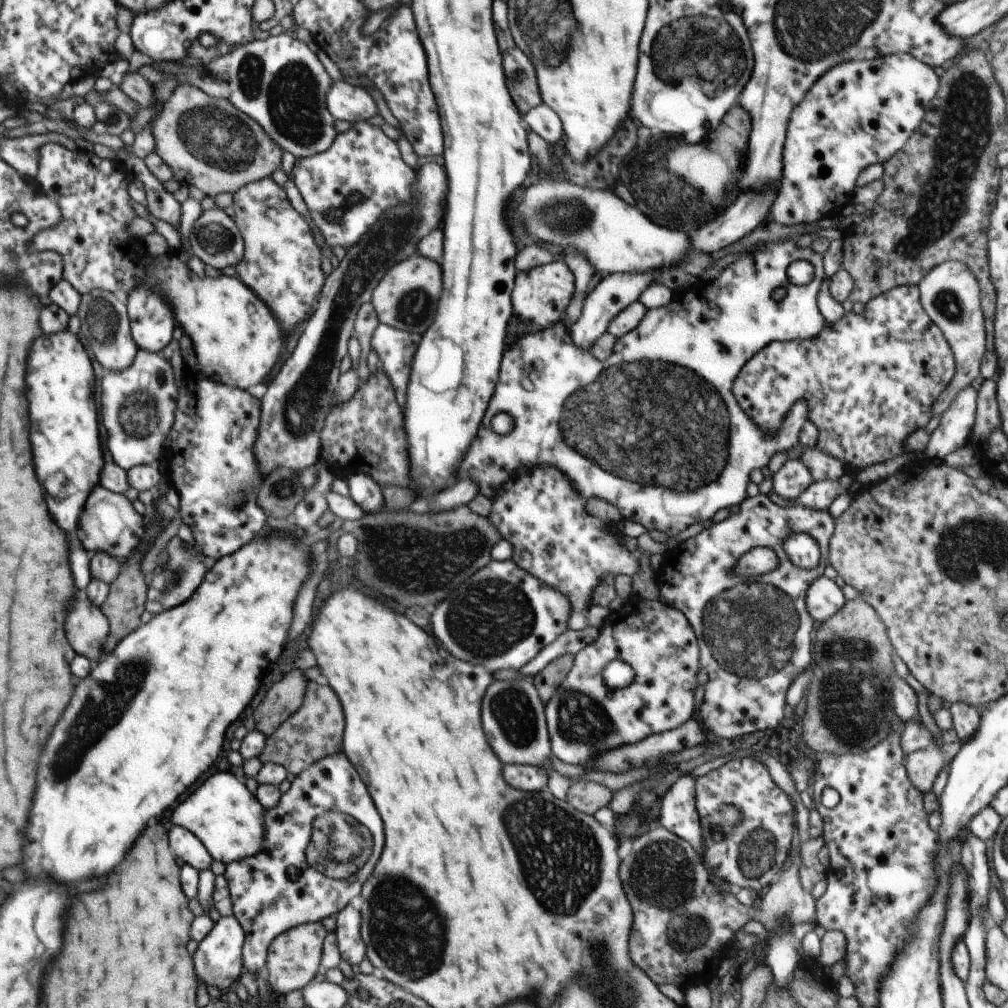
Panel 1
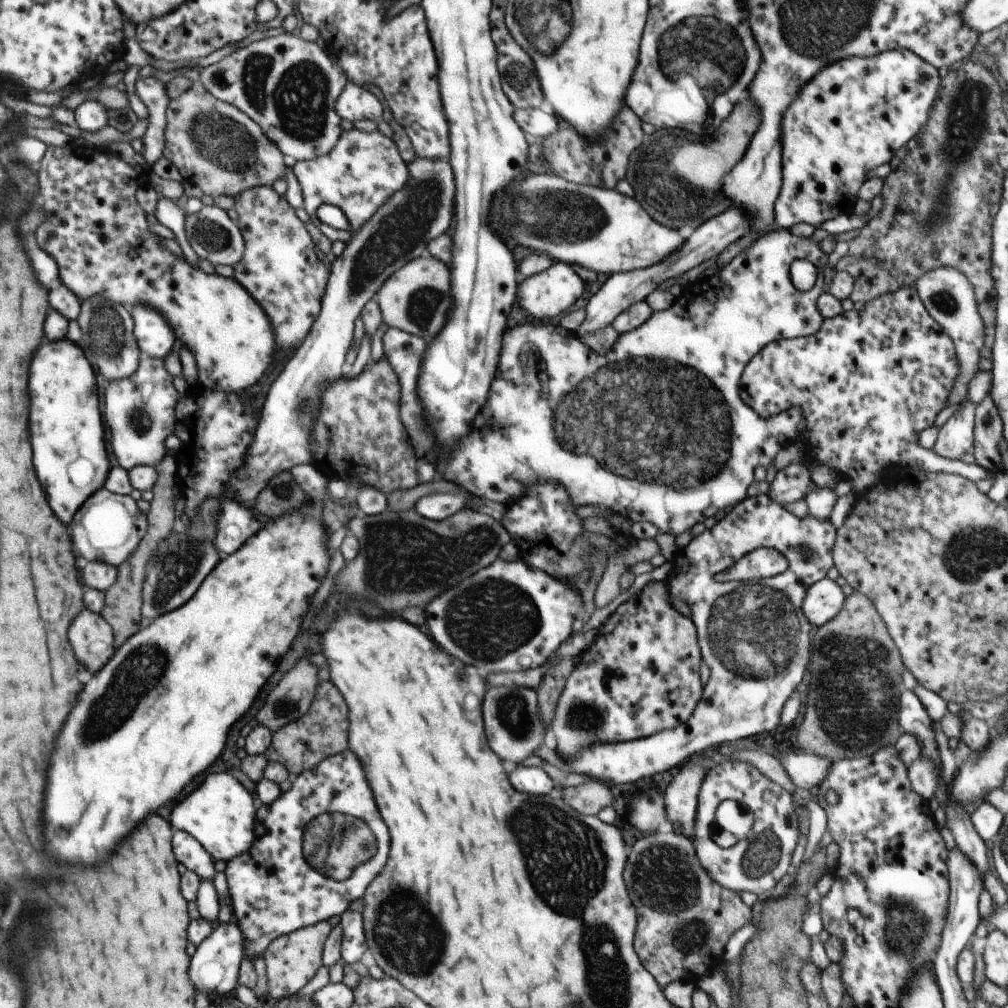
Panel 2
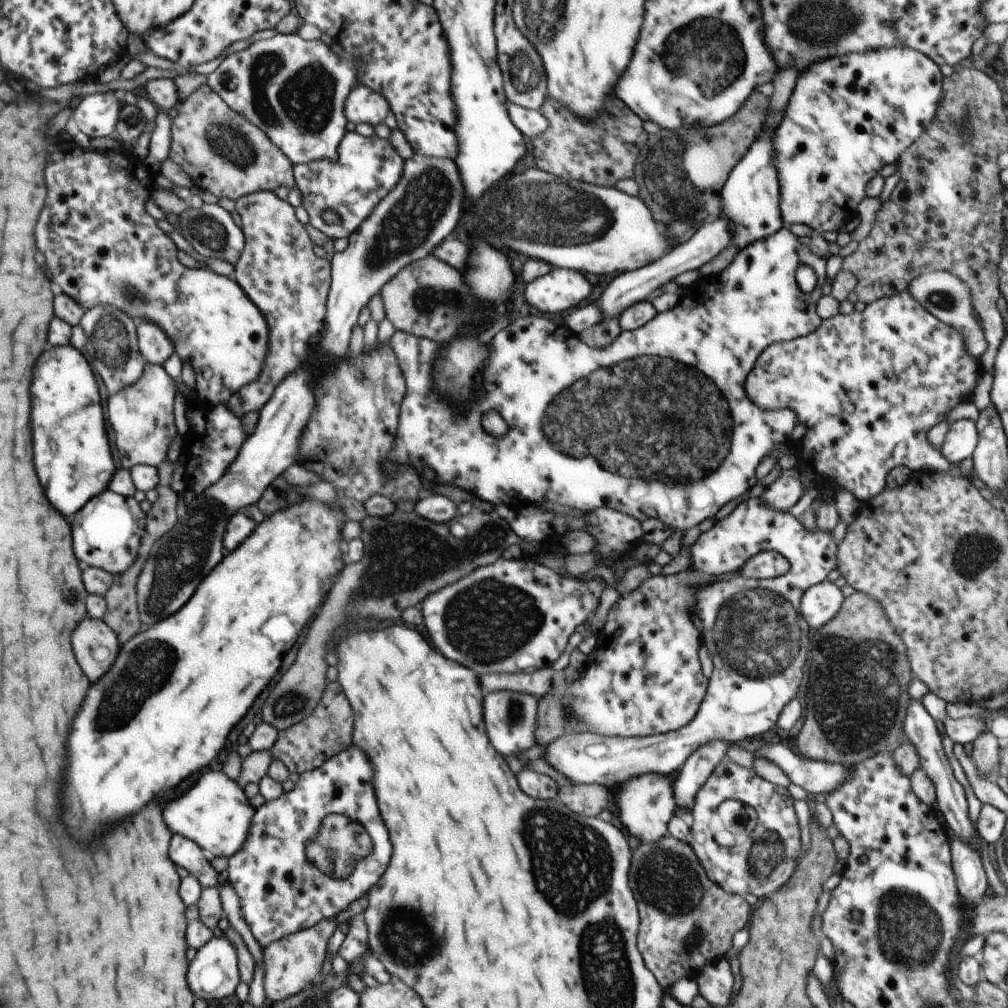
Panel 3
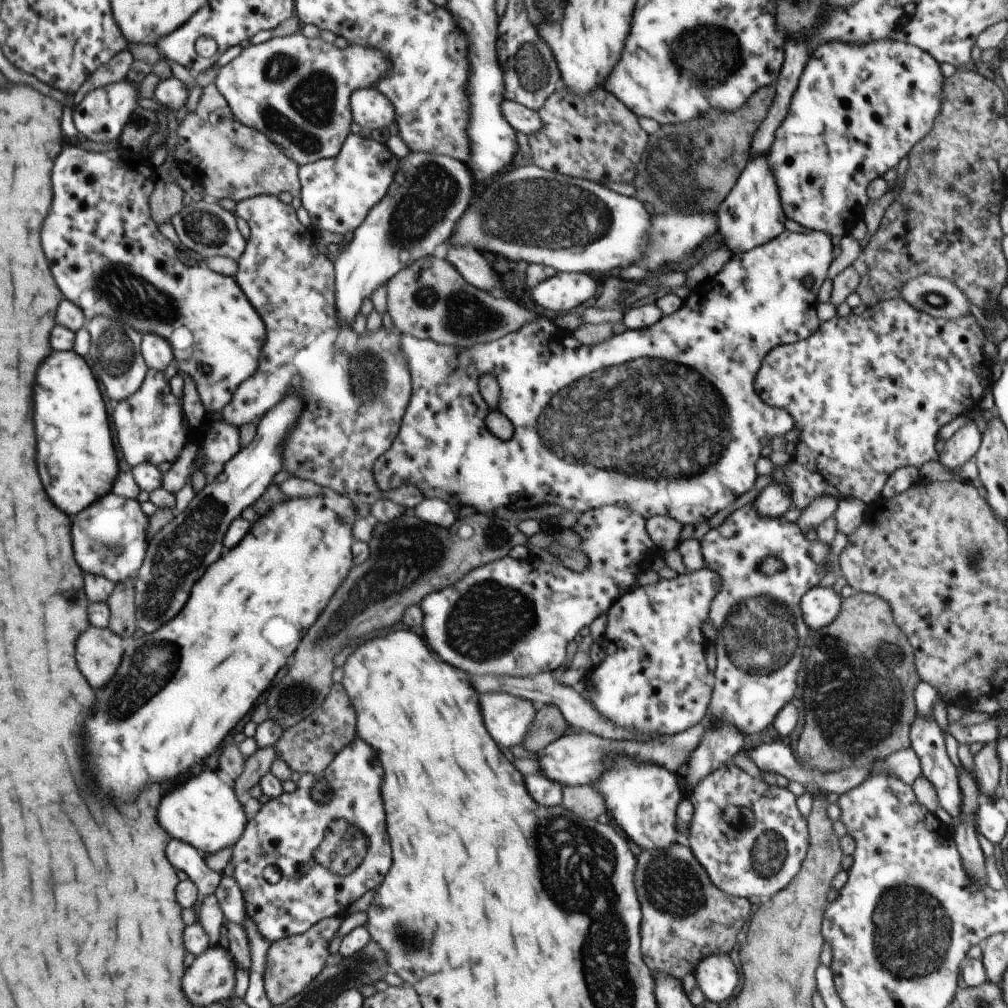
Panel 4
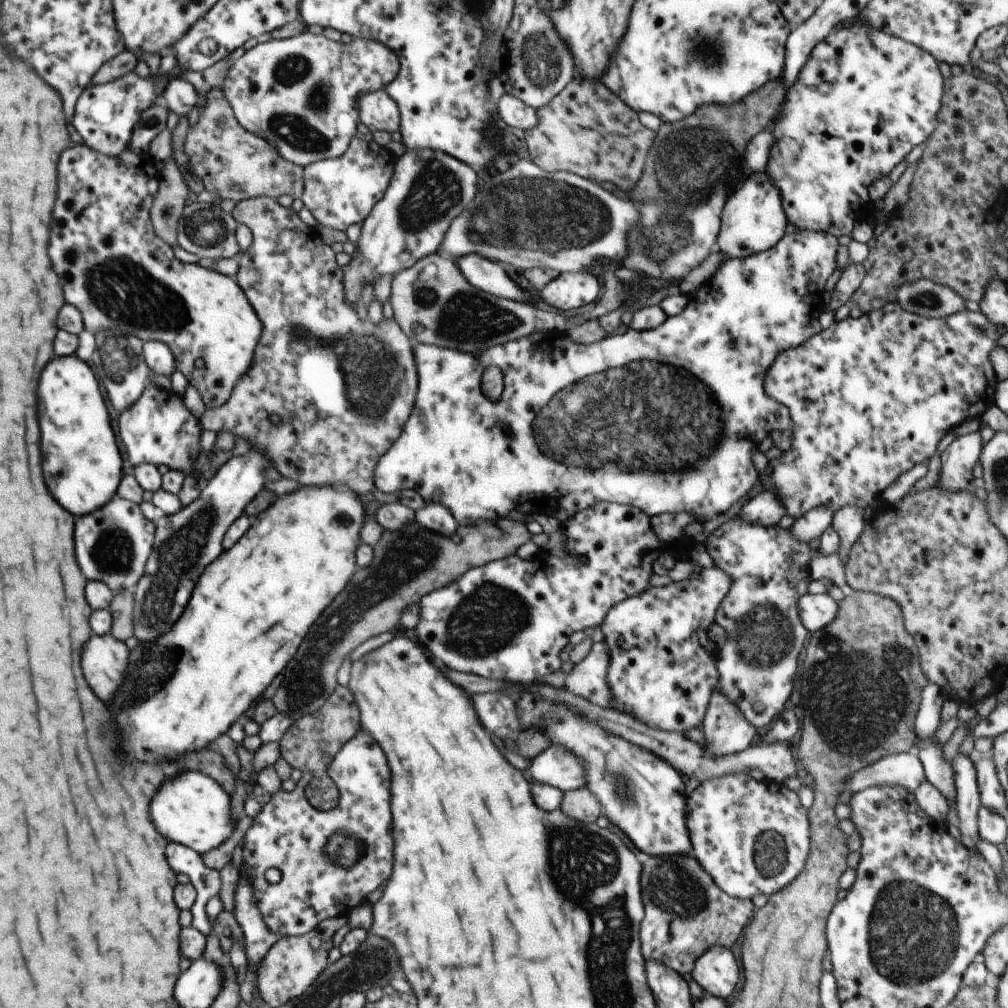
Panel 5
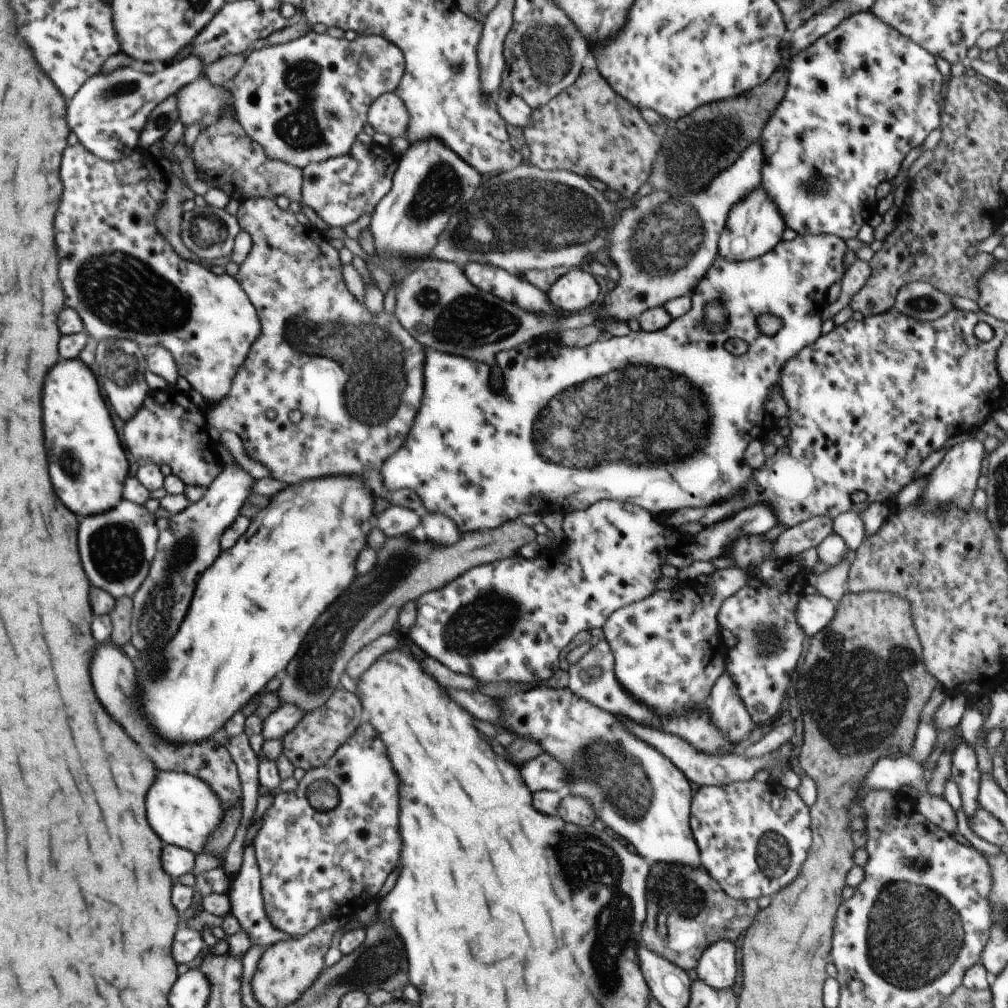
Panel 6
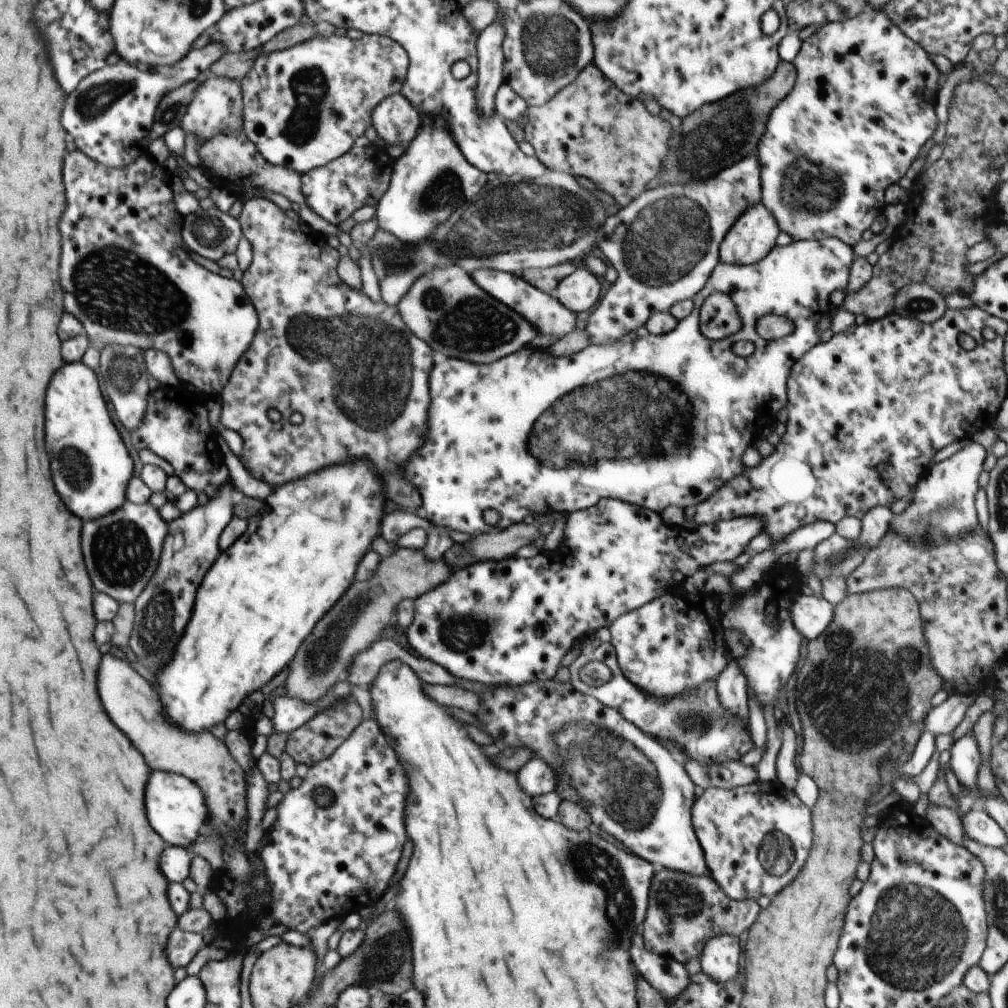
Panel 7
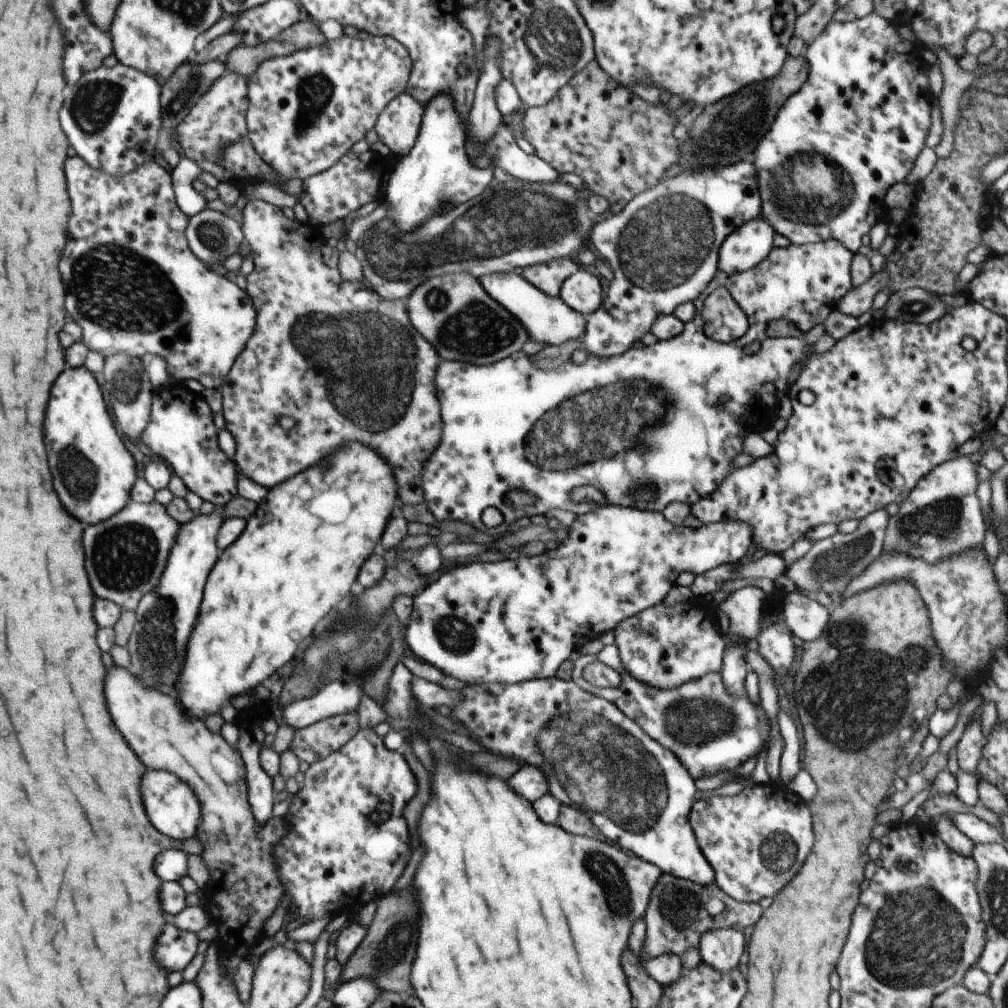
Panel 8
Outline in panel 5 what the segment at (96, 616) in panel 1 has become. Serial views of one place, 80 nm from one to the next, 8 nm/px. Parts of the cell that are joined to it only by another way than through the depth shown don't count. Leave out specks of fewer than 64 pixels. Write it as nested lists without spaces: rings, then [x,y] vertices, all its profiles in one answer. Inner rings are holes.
[[[110,633],[92,636],[88,652],[84,652],[84,668],[88,668],[88,680],[92,680],[92,688],[100,692],[100,700],[114,700],[114,694],[127,675],[128,663],[129,649],[125,643],[116,640]]]

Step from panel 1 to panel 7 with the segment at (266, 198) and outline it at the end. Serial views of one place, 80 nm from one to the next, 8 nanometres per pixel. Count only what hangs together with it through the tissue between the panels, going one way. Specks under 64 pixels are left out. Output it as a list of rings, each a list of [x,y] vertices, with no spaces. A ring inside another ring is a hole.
[[[259,197],[248,200],[243,204],[241,214],[237,217],[239,220],[243,236],[250,242],[253,252],[253,260],[250,268],[246,270],[242,278],[242,286],[247,292],[248,298],[256,307],[259,318],[259,327],[246,349],[246,352],[240,357],[238,363],[231,372],[229,381],[224,386],[220,397],[222,399],[222,410],[220,415],[219,428],[230,428],[240,434],[243,440],[242,453],[239,459],[247,468],[250,475],[258,480],[267,482],[271,487],[279,487],[291,480],[306,476],[310,472],[316,472],[324,466],[330,464],[342,464],[352,458],[364,458],[376,464],[376,470],[386,482],[384,494],[396,502],[400,508],[414,512],[420,508],[420,491],[414,488],[414,485],[404,478],[402,474],[403,467],[414,456],[419,448],[425,443],[425,437],[429,431],[428,408],[431,405],[431,394],[428,392],[429,376],[432,370],[432,347],[407,328],[406,323],[402,320],[397,306],[388,306],[384,301],[372,301],[364,291],[353,289],[347,285],[340,277],[337,271],[337,264],[340,260],[338,249],[330,247],[326,242],[325,236],[317,236],[308,230],[305,224],[298,219],[291,219],[288,213],[280,209],[276,204],[265,198]],[[275,408],[282,415],[280,422],[274,422],[268,417],[268,410]],[[294,412],[300,412],[303,420],[299,425],[289,423],[289,418]]]

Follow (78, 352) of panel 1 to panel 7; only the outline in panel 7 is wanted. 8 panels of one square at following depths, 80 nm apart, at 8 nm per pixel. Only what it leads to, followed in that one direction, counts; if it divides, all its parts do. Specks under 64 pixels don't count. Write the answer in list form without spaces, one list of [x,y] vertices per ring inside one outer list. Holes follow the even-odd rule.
[[[82,361],[64,364],[46,392],[46,452],[50,454],[54,488],[72,514],[96,520],[118,511],[127,501],[132,458],[112,424],[93,370]]]

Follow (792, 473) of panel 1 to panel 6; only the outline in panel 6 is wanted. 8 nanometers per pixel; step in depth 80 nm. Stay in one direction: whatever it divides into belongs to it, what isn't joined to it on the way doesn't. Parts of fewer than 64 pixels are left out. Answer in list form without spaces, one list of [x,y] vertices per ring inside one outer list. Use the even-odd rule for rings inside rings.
[[[601,500],[595,502],[592,506],[585,508],[584,510],[572,511],[564,515],[563,520],[563,531],[565,532],[565,543],[558,548],[542,548],[540,554],[535,559],[525,559],[520,555],[511,556],[507,559],[486,563],[483,565],[475,566],[470,570],[464,572],[460,576],[457,576],[452,582],[445,584],[442,588],[424,593],[418,600],[415,601],[417,604],[417,615],[415,623],[410,627],[410,640],[412,645],[418,646],[424,654],[438,660],[440,664],[446,664],[446,666],[455,673],[461,675],[468,675],[474,677],[480,683],[488,682],[516,682],[516,684],[536,684],[537,681],[544,683],[548,678],[552,678],[554,673],[559,669],[559,665],[562,664],[560,660],[560,652],[570,644],[570,640],[580,634],[582,630],[590,631],[592,628],[600,628],[607,621],[607,618],[616,610],[626,605],[640,602],[644,598],[648,598],[654,591],[657,590],[656,582],[662,576],[662,565],[672,564],[677,569],[691,565],[696,561],[710,561],[714,558],[724,557],[727,549],[740,537],[747,537],[750,535],[764,535],[770,528],[774,528],[777,524],[777,518],[775,512],[768,506],[763,504],[752,505],[747,509],[742,509],[735,515],[728,517],[727,519],[721,520],[716,524],[703,528],[703,531],[698,532],[696,536],[679,532],[670,526],[667,526],[662,522],[660,517],[653,515],[651,512],[644,510],[638,505],[631,505],[630,503],[623,503],[617,500]],[[506,604],[506,622],[502,622],[502,606]]]

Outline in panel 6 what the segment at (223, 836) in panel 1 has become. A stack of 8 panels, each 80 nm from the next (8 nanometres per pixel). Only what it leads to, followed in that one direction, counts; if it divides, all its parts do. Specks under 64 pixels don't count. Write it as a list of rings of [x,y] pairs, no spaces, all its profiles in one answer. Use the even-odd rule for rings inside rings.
[[[160,772],[156,788],[152,788],[152,796],[148,796],[148,820],[152,820],[152,828],[164,836],[164,844],[192,849],[197,853],[206,850],[208,840],[223,819],[223,813],[219,797],[211,786],[202,778],[188,773]]]

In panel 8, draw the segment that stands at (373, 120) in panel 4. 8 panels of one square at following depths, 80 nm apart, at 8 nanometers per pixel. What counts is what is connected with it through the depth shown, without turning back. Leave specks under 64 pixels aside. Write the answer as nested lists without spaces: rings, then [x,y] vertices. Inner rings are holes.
[[[407,93],[386,104],[374,124],[374,130],[380,141],[390,148],[391,155],[400,159],[410,152],[420,133],[424,112],[422,104]]]

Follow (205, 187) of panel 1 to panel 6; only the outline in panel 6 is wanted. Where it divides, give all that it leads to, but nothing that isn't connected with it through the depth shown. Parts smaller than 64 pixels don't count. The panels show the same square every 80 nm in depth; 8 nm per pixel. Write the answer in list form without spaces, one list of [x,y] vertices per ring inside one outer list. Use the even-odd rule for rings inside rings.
[[[234,108],[225,109],[216,124],[200,131],[193,146],[193,152],[197,176],[206,182],[210,189],[222,189],[230,199],[240,202],[256,197],[275,199],[280,195],[286,196],[290,202],[300,204],[301,212],[308,218],[315,234],[322,234],[325,230],[328,230],[329,226],[324,220],[302,200],[302,169],[279,160],[272,160],[269,156],[266,156],[262,146],[252,140],[252,137],[247,135],[242,125],[237,121]]]

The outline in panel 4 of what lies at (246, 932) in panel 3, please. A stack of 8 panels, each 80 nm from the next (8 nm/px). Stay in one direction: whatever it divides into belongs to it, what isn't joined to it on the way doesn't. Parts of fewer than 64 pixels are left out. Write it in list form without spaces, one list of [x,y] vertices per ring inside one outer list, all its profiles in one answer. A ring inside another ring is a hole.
[[[222,874],[222,878],[214,895],[218,899],[227,921],[235,922],[243,928],[247,910],[242,891],[234,877],[226,877]]]

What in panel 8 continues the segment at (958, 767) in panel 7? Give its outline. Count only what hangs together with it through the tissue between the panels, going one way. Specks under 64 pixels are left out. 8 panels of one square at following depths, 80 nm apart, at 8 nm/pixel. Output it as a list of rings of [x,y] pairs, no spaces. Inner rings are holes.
[[[980,719],[970,722],[956,746],[957,762],[960,770],[974,775],[986,742],[987,740],[982,736]]]

